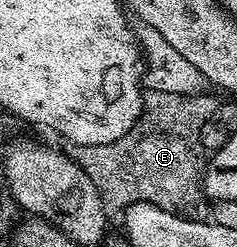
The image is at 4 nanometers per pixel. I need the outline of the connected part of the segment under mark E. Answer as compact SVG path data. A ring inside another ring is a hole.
M139 82L139 112L127 127L127 132L99 144L83 144L75 136L61 134L59 128L49 133L56 147L67 147L70 155L84 170L101 194L101 210L109 220L122 217L123 210L136 202L155 204L167 211L176 211L187 219L196 219L197 200L202 199L203 175L206 164L201 160L195 144L195 134L187 130L191 116L195 122L205 120L209 114L220 113L221 106L213 96L189 95L180 98L177 94L149 90ZM64 144L64 145L63 145Z

